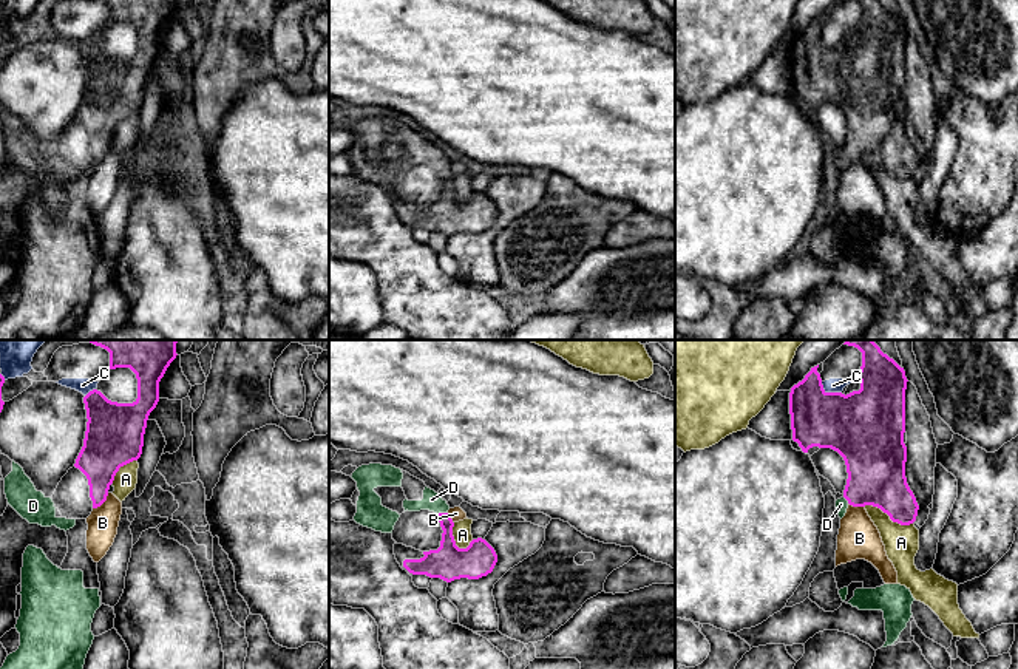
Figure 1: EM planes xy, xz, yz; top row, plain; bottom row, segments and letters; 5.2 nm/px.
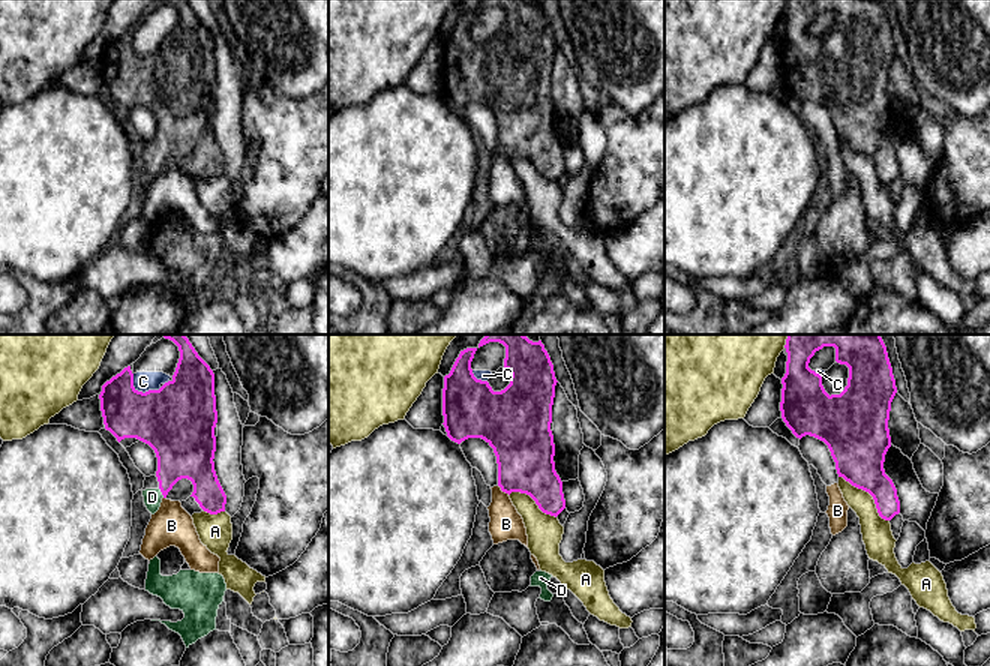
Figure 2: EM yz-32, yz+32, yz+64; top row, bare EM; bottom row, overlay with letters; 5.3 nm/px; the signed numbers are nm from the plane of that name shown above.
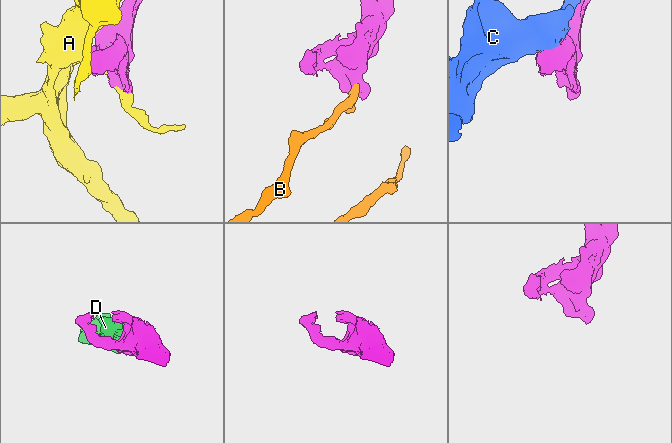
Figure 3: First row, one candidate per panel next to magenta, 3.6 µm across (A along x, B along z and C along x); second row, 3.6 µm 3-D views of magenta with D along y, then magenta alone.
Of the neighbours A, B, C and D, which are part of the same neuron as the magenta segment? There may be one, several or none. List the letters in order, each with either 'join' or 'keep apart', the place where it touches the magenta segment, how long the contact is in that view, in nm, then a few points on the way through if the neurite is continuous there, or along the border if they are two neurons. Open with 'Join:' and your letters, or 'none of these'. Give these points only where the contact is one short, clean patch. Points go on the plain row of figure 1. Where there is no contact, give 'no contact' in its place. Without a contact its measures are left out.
Join: D
A: keep apart | yz (889, 169) | 280 nm
B: keep apart | xy (102, 156) | 120 nm | along xy (108, 147), (93, 163)
C: keep apart | yz (830, 47) | 130 nm
D: join | xz (442, 167) | 60 nm

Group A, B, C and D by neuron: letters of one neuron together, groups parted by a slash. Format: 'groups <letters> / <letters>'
groups A / B / C / D

